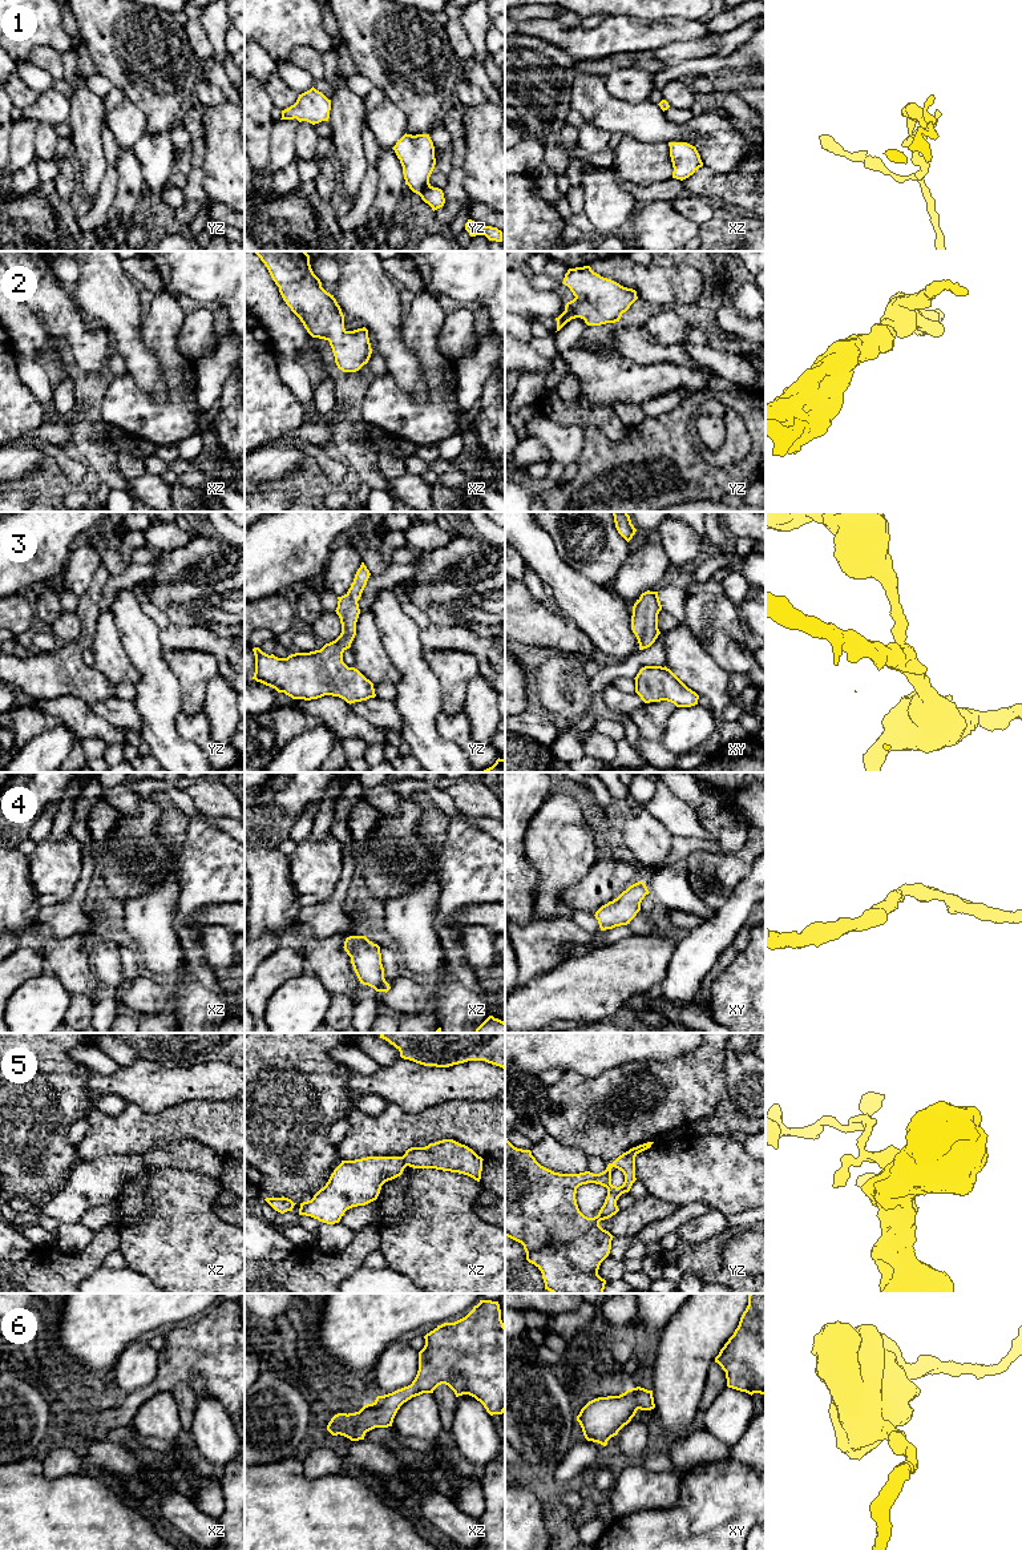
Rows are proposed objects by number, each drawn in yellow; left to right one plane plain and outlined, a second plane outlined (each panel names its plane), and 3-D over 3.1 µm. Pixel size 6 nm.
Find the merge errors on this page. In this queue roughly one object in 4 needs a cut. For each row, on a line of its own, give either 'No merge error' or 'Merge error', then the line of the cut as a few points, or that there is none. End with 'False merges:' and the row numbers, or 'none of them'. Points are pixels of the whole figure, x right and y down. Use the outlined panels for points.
1: No merge error. No split
2: No merge error. No split
3: No merge error. No split
4: No merge error. No split
5: Merge error. Split along xz (400, 1157), (407, 1165)
6: No merge error. No split
False merges: 5

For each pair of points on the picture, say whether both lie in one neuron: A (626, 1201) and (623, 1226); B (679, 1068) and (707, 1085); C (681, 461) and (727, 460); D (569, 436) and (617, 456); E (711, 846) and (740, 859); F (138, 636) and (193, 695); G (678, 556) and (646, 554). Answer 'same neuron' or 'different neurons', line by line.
A: different neurons
B: same neuron
C: different neurons
D: different neurons
E: different neurons
F: different neurons
G: different neurons

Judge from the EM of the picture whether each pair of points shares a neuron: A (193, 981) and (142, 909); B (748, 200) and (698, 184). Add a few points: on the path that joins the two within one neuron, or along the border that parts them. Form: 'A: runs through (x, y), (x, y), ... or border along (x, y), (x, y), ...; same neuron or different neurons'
A: border along (176, 935), (184, 955), (184, 965); different neurons
B: runs through (736, 196), (732, 196), (720, 186), (710, 185); same neuron

